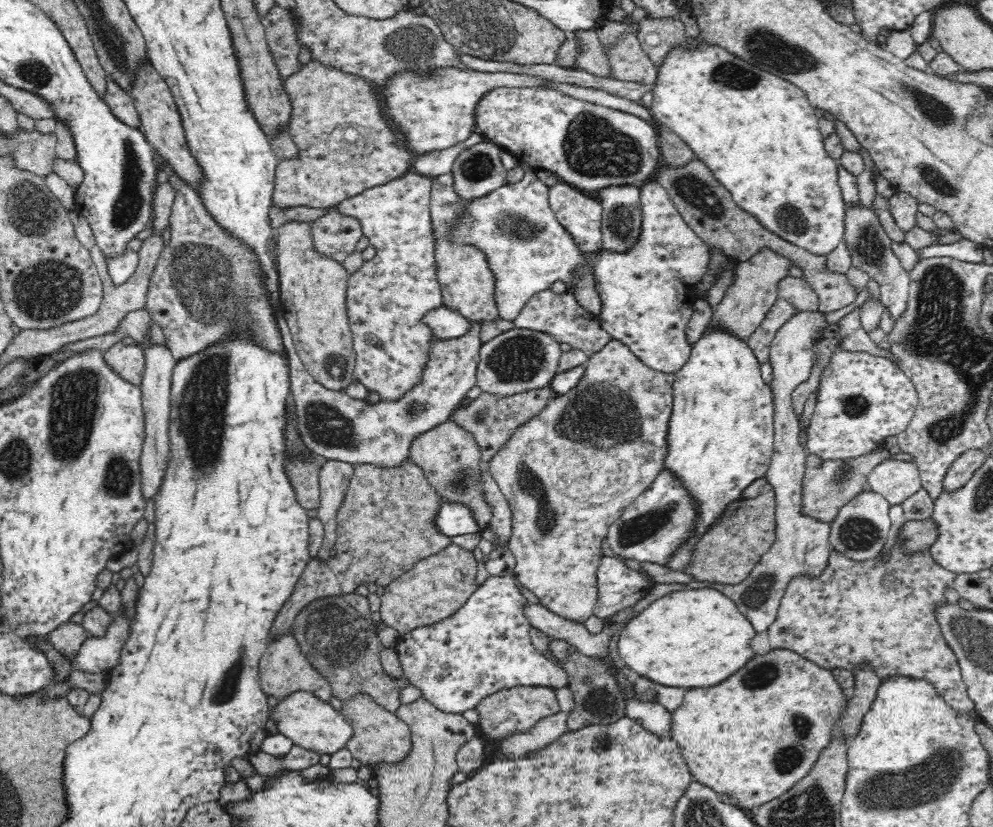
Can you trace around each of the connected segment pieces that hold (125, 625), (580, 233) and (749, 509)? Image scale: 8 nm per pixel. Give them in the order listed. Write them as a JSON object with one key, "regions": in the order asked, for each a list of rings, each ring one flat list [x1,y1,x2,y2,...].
{"regions":[[[114,616,112,624,106,630,106,636,89,636,81,646,79,655,74,661,70,661,71,666,88,673,108,674,118,662,121,648,129,633,129,620,130,618,117,621]],[[568,183,549,188,549,205,557,221,576,239,580,249,593,253,603,244,602,205]],[[768,482,757,498,743,498,730,504,720,522,714,524,696,544,695,562,687,574,698,581,723,585,736,585,746,580,774,542,775,507,775,492]]]}

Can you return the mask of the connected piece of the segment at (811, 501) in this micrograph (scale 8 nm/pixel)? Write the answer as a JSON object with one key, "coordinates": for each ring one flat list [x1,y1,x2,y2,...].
{"coordinates":[[883,447,870,454,844,463,842,461,822,460,818,456,808,453,807,470,802,482,802,511,806,515,812,515,816,519,820,519,820,521,832,522,842,507,867,489,867,478,872,473,872,470,890,458,889,450]]}

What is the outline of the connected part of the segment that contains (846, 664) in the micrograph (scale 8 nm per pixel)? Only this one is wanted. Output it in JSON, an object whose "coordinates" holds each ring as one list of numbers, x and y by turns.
{"coordinates":[[897,542,890,561,885,564,880,561,880,555,867,562,854,563,833,548,830,556,829,566,820,578,809,580,800,576,786,588,776,622,767,630,771,650,792,650,828,670,834,667,852,670,856,665,870,663,882,680,890,675,926,678,949,706,964,713,976,713,962,670,933,613,936,605,946,601,942,595,944,586,953,586,956,575,936,565,930,551,907,556]]}

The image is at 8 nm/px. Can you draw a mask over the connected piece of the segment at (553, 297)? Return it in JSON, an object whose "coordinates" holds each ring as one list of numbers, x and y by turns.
{"coordinates":[[551,288,533,294,520,314,513,320,513,323,518,328,550,334,559,343,571,344,573,348,589,354,600,352,612,338,602,329,597,316,580,306,575,295,568,292,566,294,554,294]]}

